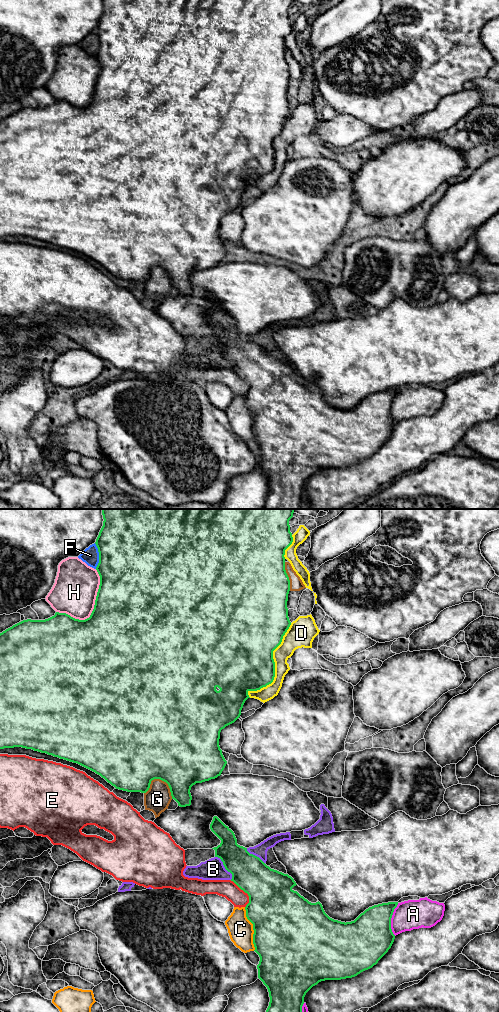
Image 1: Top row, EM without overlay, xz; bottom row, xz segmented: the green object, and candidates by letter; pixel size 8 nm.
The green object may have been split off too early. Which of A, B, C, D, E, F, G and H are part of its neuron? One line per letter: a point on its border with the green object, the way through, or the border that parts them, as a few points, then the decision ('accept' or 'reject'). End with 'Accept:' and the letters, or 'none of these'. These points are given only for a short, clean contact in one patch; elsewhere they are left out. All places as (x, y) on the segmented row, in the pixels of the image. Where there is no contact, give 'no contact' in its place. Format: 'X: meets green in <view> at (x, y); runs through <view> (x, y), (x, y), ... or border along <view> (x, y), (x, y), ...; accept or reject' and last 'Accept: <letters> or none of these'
A: meets green in xz at (390, 919); reject
B: meets green in xz at (224, 866); reject
C: meets green in xz at (253, 929); reject
D: meets green in xz at (274, 667); reject
E: meets green in xz at (245, 892); reject
F: meets green in xz at (99, 556); reject
G: meets green in xz at (160, 779); reject
H: meets green in xz at (93, 609); reject
Accept: none of these

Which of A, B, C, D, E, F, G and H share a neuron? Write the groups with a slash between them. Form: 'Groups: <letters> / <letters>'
Groups: A / B / C / D / E / F H / G

